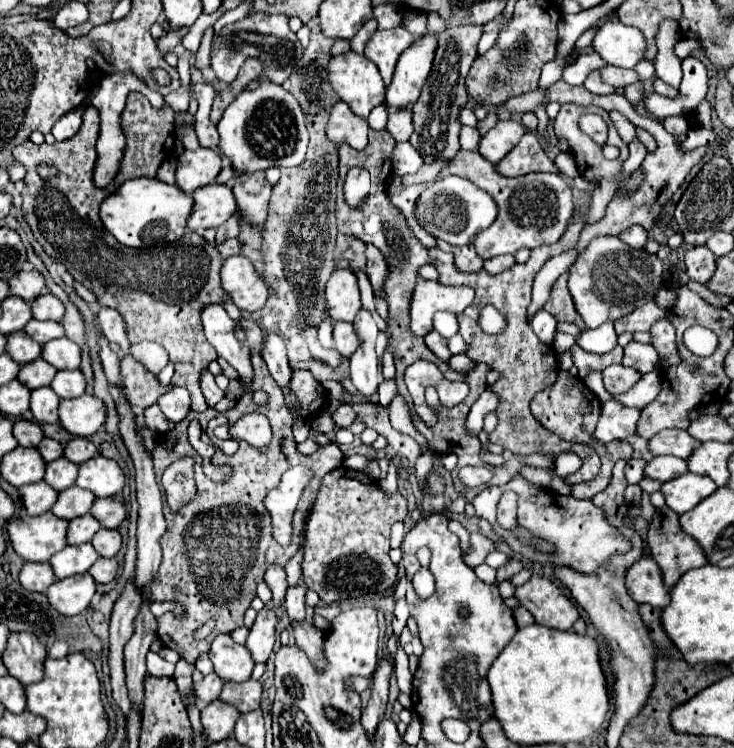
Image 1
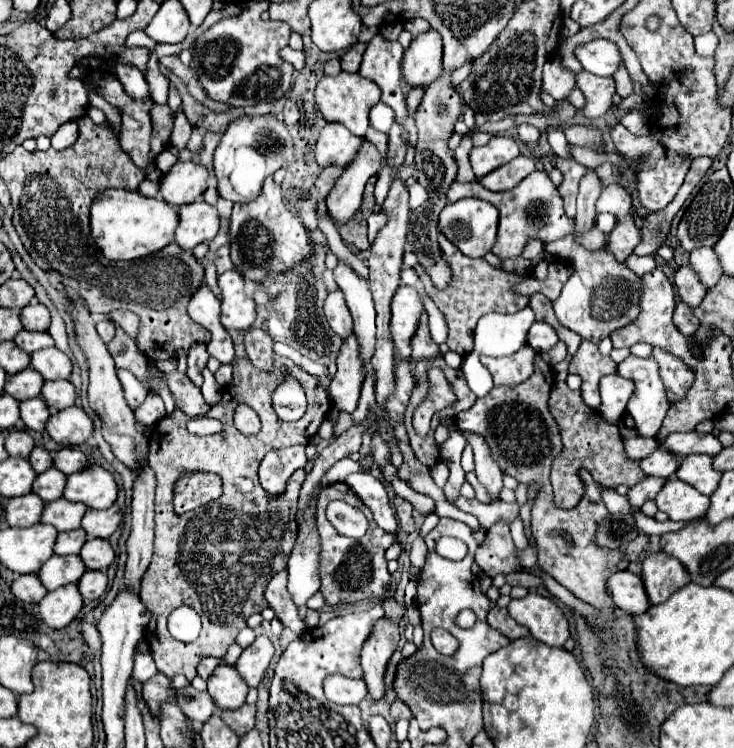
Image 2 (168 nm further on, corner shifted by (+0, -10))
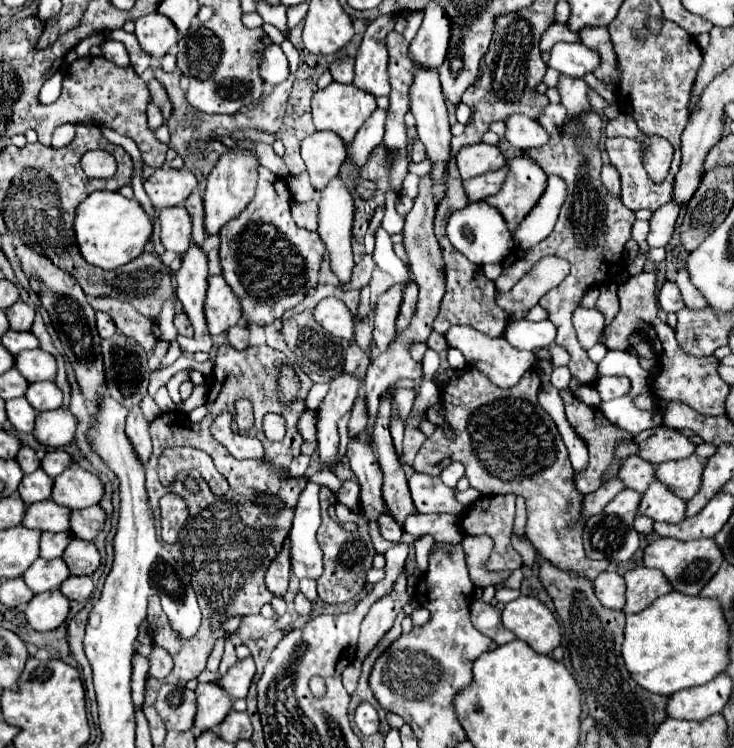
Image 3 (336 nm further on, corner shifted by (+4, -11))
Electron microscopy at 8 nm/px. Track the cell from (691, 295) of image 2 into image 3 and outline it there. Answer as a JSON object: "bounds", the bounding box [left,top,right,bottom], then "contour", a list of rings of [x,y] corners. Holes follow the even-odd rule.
{"bounds":[658,282,684,312],"contour":[[[664,282],[664,286],[658,292],[658,304],[666,312],[678,312],[684,308],[684,300],[680,300],[680,290],[674,282]]]}

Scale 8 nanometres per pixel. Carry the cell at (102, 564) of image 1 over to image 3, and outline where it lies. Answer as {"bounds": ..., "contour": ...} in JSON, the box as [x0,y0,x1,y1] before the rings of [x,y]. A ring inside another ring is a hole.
{"bounds":[60,576,94,602],"contour":[[[70,576],[62,582],[60,590],[64,592],[64,596],[68,596],[70,600],[78,600],[78,602],[86,602],[94,590],[94,584],[88,576]]]}

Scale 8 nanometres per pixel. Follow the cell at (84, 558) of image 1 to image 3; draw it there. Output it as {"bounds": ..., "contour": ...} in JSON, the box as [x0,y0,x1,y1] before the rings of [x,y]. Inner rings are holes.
{"bounds":[24,558,70,594],"contour":[[[38,558],[26,572],[24,572],[24,582],[28,584],[28,588],[34,594],[40,592],[48,592],[48,590],[56,590],[66,578],[70,576],[68,566],[64,564],[62,558],[54,558],[54,560],[44,560]]]}

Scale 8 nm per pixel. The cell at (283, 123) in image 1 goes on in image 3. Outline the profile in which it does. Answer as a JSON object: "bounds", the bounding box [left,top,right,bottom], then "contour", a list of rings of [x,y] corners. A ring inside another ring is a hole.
{"bounds":[204,148,258,234],"contour":[[[232,148],[220,156],[220,162],[212,168],[208,176],[208,186],[204,192],[204,226],[208,234],[218,234],[220,228],[236,218],[256,194],[256,168],[258,156],[252,148]]]}

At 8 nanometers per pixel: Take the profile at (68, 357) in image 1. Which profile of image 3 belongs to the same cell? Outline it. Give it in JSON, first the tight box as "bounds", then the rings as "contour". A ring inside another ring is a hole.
{"bounds":[14,348,58,382],"contour":[[[42,348],[20,352],[16,356],[16,364],[14,366],[20,370],[20,374],[28,382],[54,380],[56,378],[56,370],[58,370],[56,358],[50,352],[44,352]]]}

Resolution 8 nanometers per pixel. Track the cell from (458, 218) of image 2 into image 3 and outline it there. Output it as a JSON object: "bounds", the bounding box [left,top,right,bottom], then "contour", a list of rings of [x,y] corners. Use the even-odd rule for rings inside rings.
{"bounds":[446,202,514,266],"contour":[[[470,202],[466,208],[452,212],[446,230],[448,230],[450,242],[456,246],[456,250],[462,252],[470,262],[474,262],[478,266],[484,266],[490,262],[500,262],[514,248],[514,240],[508,232],[508,226],[504,222],[502,214],[486,202]]]}

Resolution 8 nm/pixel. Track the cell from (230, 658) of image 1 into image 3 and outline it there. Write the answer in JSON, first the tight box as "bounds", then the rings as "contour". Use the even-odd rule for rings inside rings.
{"bounds":[194,682,234,732],"contour":[[[218,682],[198,684],[196,696],[198,696],[198,712],[194,726],[202,732],[216,728],[220,720],[224,720],[224,716],[232,710],[234,700],[218,686]]]}

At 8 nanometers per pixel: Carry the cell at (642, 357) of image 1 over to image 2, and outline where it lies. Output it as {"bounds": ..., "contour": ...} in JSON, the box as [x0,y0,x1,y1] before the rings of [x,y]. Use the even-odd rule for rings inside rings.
{"bounds":[618,355,670,437],"contour":[[[630,355],[618,365],[618,373],[636,383],[636,391],[628,401],[628,413],[632,415],[638,433],[644,437],[656,437],[670,407],[664,385],[658,377],[656,361],[652,357],[640,359]]]}

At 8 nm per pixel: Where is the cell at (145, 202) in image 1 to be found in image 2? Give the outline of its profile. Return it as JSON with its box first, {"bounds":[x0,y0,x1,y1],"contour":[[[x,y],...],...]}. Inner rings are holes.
{"bounds":[90,189,176,261],"contour":[[[106,189],[102,191],[90,209],[90,231],[94,243],[110,261],[132,261],[152,255],[172,243],[176,231],[176,209],[164,203],[164,199],[150,199],[138,191]]]}

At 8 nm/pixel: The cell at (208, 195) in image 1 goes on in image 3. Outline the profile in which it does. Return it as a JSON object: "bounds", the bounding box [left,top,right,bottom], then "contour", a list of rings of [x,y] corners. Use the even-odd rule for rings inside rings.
{"bounds":[160,206,192,252],"contour":[[[184,206],[164,208],[160,212],[160,238],[166,250],[186,252],[188,244],[192,244],[192,218]]]}

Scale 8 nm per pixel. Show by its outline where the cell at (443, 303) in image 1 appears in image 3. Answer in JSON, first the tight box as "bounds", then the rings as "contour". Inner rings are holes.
{"bounds":[372,284,404,352],"contour":[[[394,284],[376,300],[372,314],[372,330],[374,330],[374,344],[380,352],[388,350],[392,340],[396,340],[396,316],[400,312],[402,296],[404,296],[402,286]]]}

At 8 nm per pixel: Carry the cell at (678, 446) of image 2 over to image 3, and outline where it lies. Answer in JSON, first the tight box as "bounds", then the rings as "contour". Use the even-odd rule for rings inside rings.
{"bounds":[634,426,696,464],"contour":[[[668,426],[644,430],[634,436],[634,440],[640,444],[638,456],[652,464],[688,458],[696,452],[696,444],[690,438],[686,438],[680,430],[672,430]]]}

